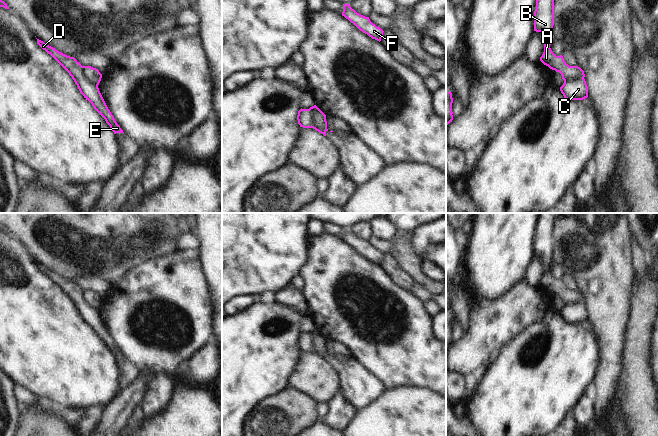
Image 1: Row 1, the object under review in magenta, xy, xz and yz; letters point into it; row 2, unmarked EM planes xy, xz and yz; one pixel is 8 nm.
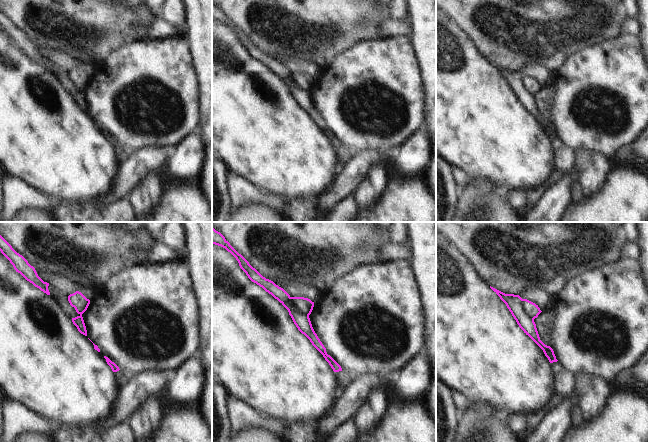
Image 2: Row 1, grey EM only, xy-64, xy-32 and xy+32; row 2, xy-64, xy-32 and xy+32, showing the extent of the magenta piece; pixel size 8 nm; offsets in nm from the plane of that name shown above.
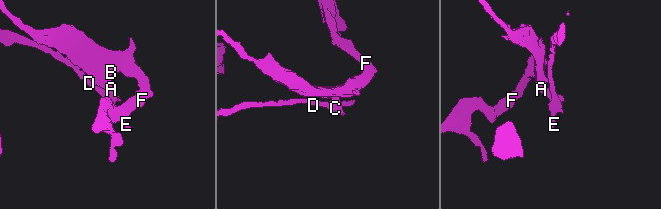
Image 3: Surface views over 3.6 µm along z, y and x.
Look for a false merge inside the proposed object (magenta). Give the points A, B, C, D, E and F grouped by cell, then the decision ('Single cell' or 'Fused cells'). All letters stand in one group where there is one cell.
Groups: A B F / C D E. Fused cells

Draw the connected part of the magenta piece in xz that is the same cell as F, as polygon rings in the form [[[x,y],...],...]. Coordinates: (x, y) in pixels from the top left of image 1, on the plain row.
[[[343,228],[342,240],[353,247],[360,255],[367,258],[372,263],[381,265],[383,260],[383,254],[373,248],[369,241],[365,241],[357,237],[354,233],[350,231],[349,228]]]

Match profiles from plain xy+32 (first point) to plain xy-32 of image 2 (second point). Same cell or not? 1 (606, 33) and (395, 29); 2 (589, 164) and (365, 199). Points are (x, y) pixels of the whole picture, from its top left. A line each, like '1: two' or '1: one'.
1: two
2: one

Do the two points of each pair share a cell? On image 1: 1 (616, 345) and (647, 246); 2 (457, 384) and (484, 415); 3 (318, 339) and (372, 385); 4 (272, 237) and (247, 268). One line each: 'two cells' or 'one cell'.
1: two cells
2: two cells
3: one cell
4: one cell

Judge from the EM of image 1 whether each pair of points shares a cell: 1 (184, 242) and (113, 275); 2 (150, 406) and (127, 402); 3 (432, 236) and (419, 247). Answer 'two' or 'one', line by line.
1: two
2: two
3: one

